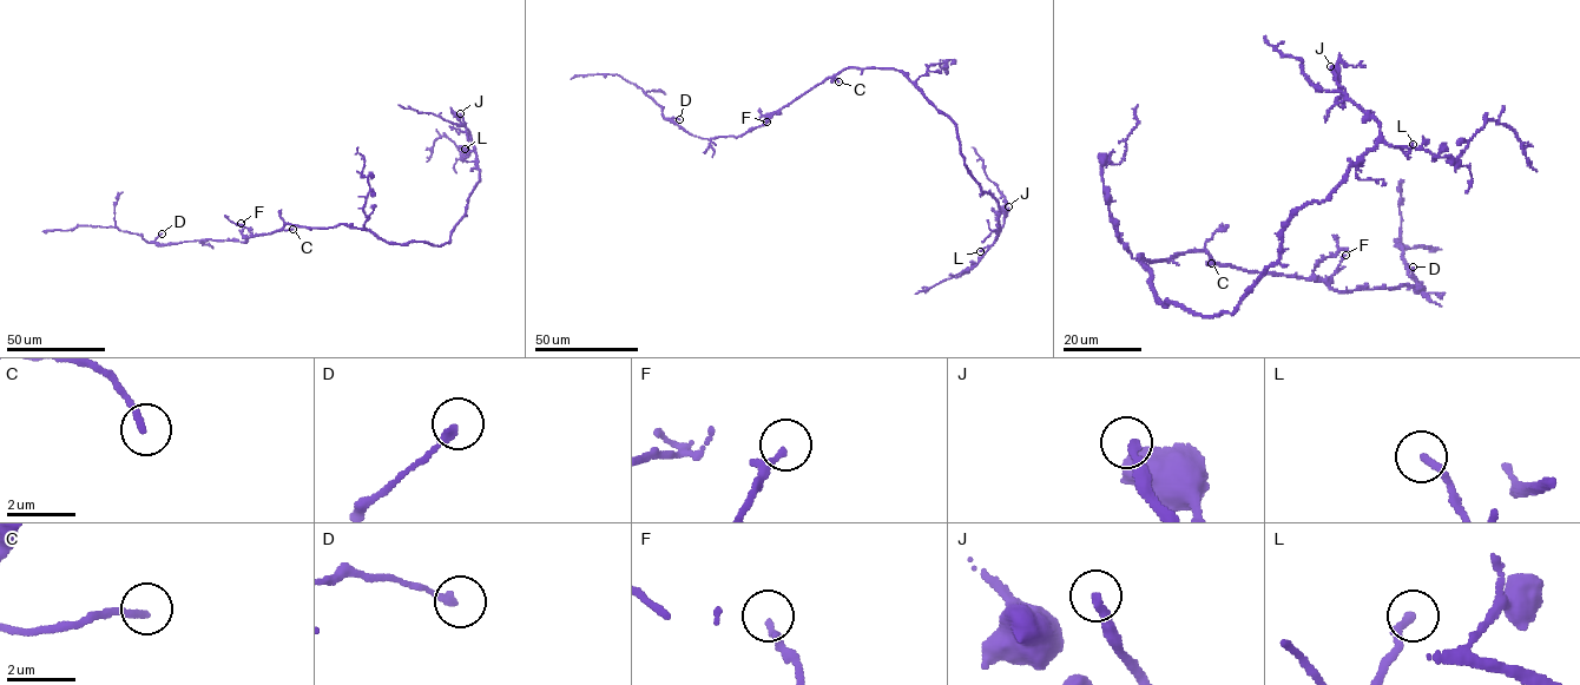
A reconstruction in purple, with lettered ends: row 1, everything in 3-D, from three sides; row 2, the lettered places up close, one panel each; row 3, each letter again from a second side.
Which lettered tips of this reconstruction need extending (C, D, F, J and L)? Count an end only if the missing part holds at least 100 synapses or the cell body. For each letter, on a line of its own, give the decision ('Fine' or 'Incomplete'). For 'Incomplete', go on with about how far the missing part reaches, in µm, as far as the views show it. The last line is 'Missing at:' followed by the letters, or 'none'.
C: Fine
D: Fine
F: Fine
J: Incomplete. Missing length about 80 µm
L: Fine
Missing at: J

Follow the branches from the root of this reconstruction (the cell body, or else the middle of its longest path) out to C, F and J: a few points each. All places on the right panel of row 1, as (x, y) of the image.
C: (1143, 258), (1164, 259), (1203, 251), (1210, 259), (1207, 264), (1211, 263)
F: (1143, 258), (1164, 259), (1203, 251), (1219, 264), (1244, 270), (1315, 280), (1329, 278), (1345, 255)
J: (1143, 258), (1163, 305), (1232, 313), (1278, 259), (1291, 218), (1327, 197), (1380, 136), (1330, 66)

